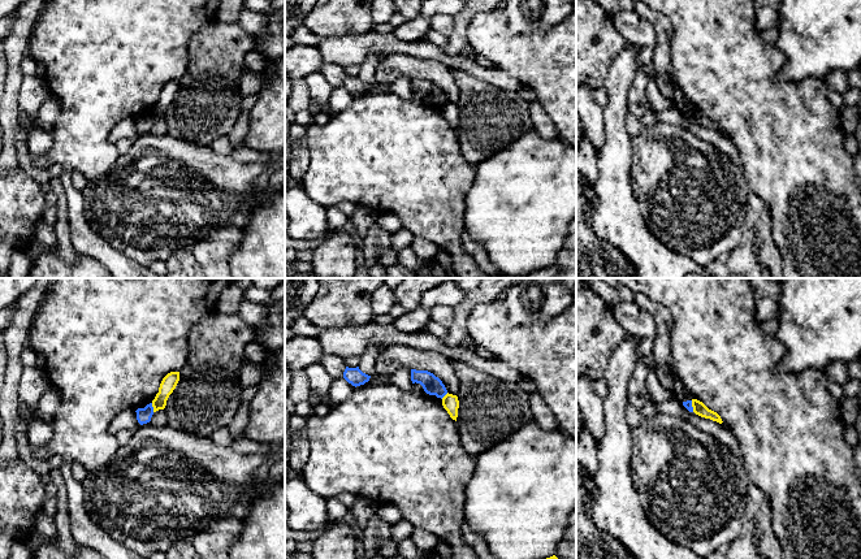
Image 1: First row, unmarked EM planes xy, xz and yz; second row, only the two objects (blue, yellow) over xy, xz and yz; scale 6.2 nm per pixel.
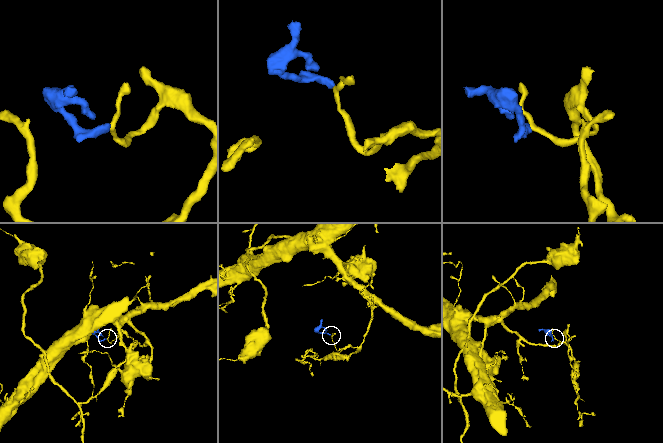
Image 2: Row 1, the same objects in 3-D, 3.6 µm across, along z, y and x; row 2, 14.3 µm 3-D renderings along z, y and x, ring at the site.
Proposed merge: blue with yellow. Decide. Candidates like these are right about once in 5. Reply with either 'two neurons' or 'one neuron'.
two neurons

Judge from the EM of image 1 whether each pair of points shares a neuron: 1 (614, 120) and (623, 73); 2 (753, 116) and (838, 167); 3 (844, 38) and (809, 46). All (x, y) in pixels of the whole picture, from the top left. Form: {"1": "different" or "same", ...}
{"1": "same", "2": "same", "3": "same"}

